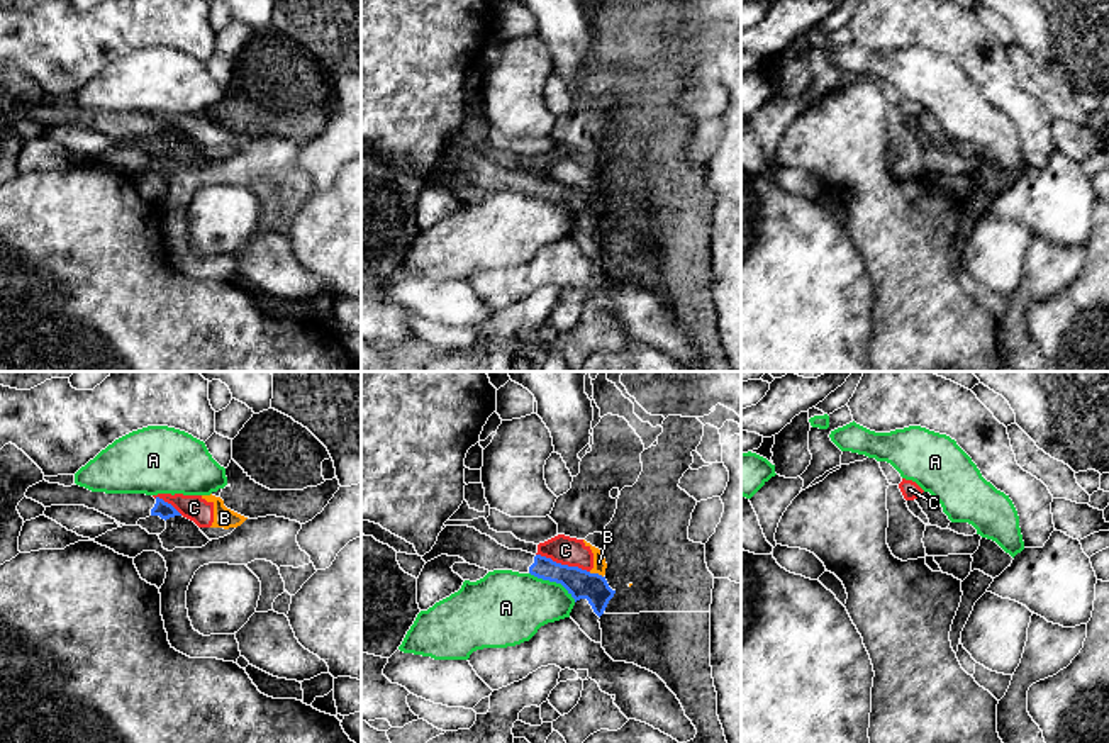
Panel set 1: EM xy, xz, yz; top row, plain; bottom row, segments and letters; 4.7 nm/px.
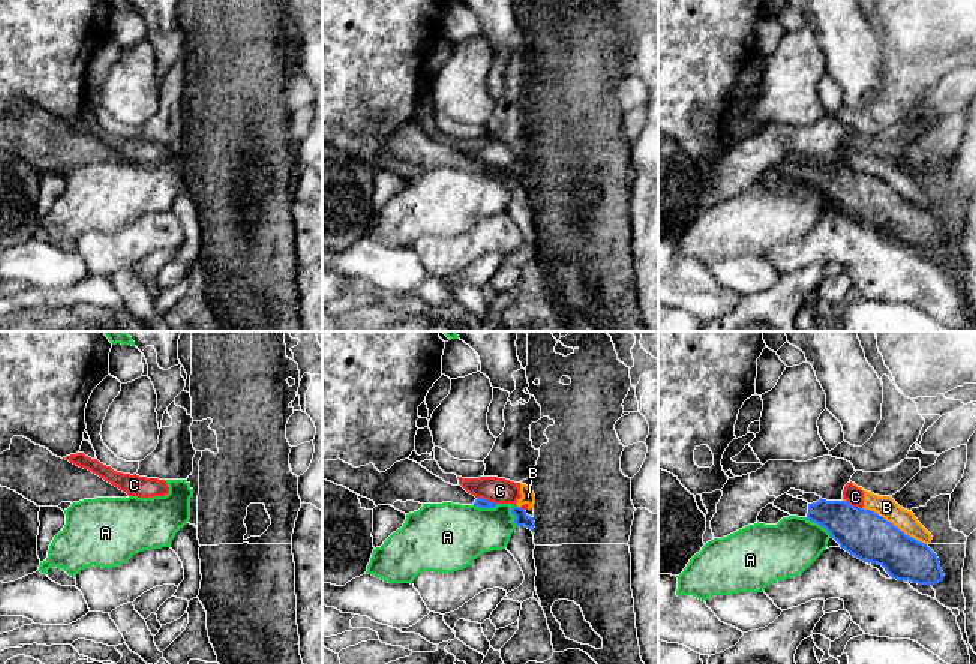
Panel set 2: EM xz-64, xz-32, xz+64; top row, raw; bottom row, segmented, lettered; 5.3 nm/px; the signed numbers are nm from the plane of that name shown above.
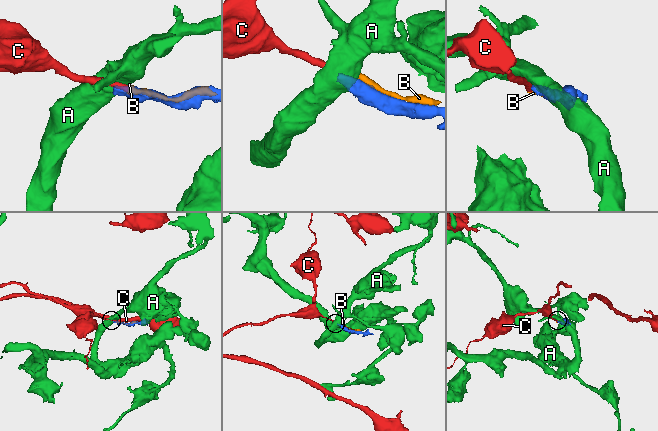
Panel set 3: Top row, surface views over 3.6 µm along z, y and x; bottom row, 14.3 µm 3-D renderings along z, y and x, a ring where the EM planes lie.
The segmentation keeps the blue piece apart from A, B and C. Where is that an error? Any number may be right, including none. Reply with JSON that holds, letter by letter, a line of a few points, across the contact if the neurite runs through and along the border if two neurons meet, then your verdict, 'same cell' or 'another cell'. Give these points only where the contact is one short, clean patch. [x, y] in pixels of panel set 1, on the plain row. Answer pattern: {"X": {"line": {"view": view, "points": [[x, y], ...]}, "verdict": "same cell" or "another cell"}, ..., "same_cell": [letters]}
{"A": {"line": {"view": "xz", "points": [[529, 192], [558, 202], [575, 221]]}, "verdict": "another cell"}, "B": {"verdict": "another cell"}, "C": {"line": {"view": "xz", "points": [[536, 173], [589, 192]]}, "verdict": "another cell"}, "same_cell": []}

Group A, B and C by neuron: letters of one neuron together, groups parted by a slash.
A / B C

